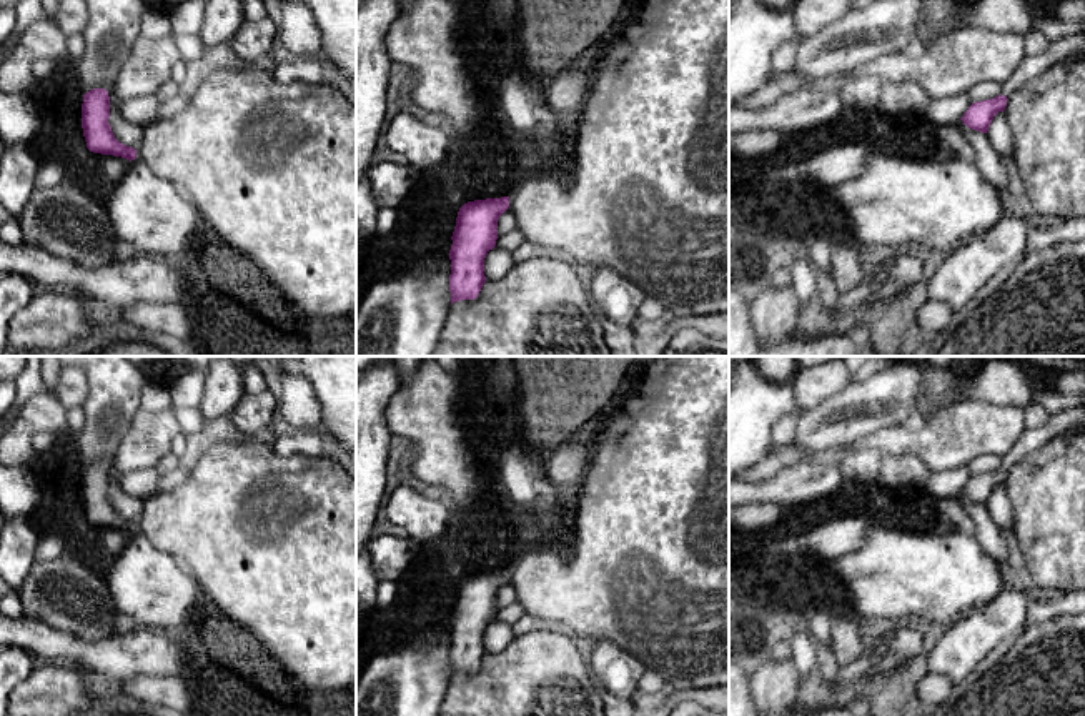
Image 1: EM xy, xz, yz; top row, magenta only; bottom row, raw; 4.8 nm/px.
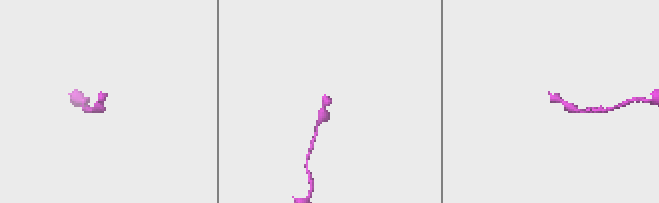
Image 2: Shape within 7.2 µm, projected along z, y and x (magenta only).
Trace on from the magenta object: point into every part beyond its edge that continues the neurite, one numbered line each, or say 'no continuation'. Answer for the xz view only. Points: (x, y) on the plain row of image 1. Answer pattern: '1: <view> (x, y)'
no continuation

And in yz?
no continuation

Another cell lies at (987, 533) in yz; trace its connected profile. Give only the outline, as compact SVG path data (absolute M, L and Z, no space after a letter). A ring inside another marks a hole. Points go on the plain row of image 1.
M959 493L954 500L960 503L962 510L974 521L975 538L983 551L997 563L1002 574L1002 583L1007 589L1012 566L1008 559L1007 541L1002 536L998 526L990 518L985 506L969 501L962 493Z

